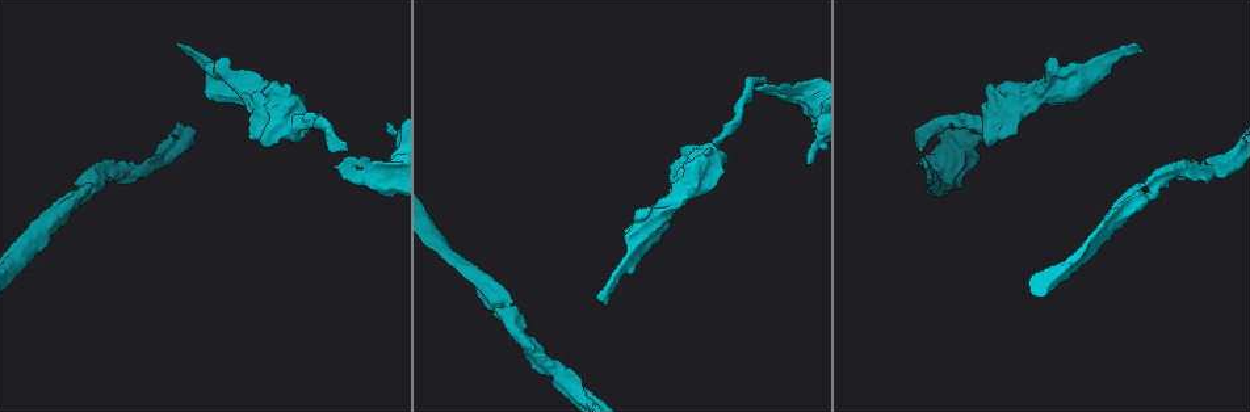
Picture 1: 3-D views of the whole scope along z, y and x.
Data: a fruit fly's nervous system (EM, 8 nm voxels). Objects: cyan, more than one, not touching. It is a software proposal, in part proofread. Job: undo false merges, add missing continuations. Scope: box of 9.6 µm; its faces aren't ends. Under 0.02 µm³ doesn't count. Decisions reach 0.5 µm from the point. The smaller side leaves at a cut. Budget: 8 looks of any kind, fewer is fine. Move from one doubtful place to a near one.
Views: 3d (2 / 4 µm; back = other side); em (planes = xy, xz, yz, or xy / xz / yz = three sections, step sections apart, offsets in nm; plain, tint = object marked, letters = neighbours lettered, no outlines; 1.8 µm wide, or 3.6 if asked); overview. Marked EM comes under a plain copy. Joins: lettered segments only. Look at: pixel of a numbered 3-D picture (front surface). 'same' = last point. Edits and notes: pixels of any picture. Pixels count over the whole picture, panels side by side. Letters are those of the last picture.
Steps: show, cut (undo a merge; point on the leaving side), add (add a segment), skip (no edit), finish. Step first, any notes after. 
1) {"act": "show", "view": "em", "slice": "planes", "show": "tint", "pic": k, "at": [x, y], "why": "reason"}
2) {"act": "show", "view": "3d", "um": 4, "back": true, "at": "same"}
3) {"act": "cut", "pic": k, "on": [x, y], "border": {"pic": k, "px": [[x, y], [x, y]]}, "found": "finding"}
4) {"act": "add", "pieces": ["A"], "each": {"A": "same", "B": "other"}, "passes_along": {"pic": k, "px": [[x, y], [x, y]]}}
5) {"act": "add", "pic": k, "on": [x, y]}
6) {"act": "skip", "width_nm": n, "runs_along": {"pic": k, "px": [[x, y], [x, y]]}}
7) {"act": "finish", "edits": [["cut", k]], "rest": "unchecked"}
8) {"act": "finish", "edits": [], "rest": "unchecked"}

{"act": "show", "view": "em", "slice": "yz", "step": 16, "show": "tint", "pic": 1, "at": [240, 88], "why": "branch point"}

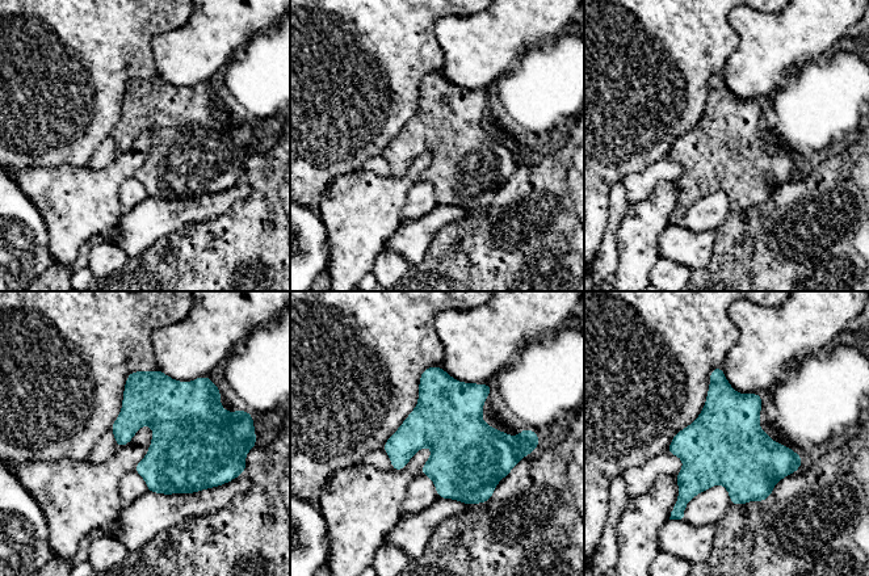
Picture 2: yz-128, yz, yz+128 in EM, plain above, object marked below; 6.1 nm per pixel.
{"act": "show", "view": "em", "slice": "xy", "step": 8, "show": "tint", "at": "same"}

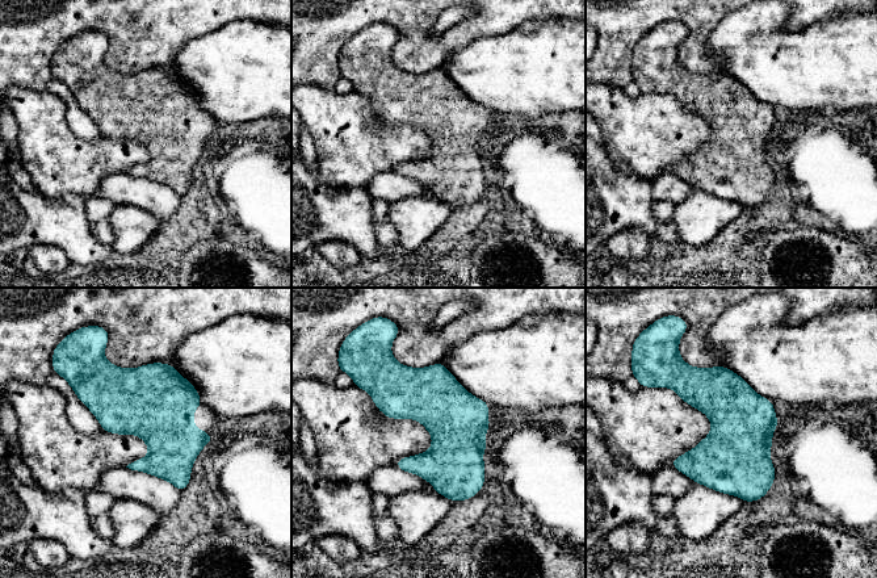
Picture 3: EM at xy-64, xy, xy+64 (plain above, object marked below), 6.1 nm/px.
{"act": "show", "view": "em", "slice": "xy", "step": 8, "show": "letters", "at": "same", "why": "see the neighbours"}

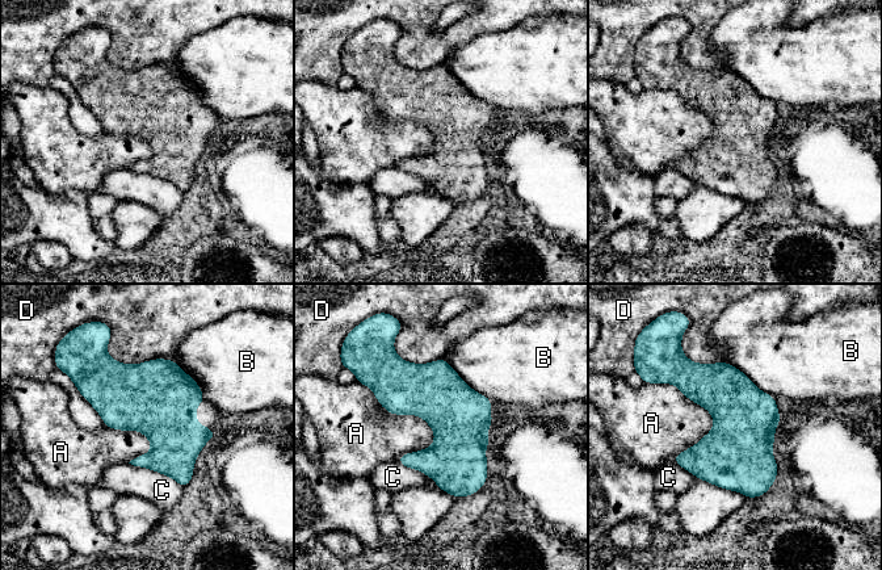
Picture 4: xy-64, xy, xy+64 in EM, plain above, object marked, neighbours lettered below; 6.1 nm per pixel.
{"act": "skip", "each": {"A": "other", "B": "other", "C": "other", "D": "other"}, "border": {"pic": 4, "px": [[362, 384], [433, 443]]}, "found": "continuous, no second cell"}

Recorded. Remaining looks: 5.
{"act": "show", "view": "em", "slice": "planes", "show": "letters", "pic": 1, "at": [768, 80], "why": "long arm stops here"}

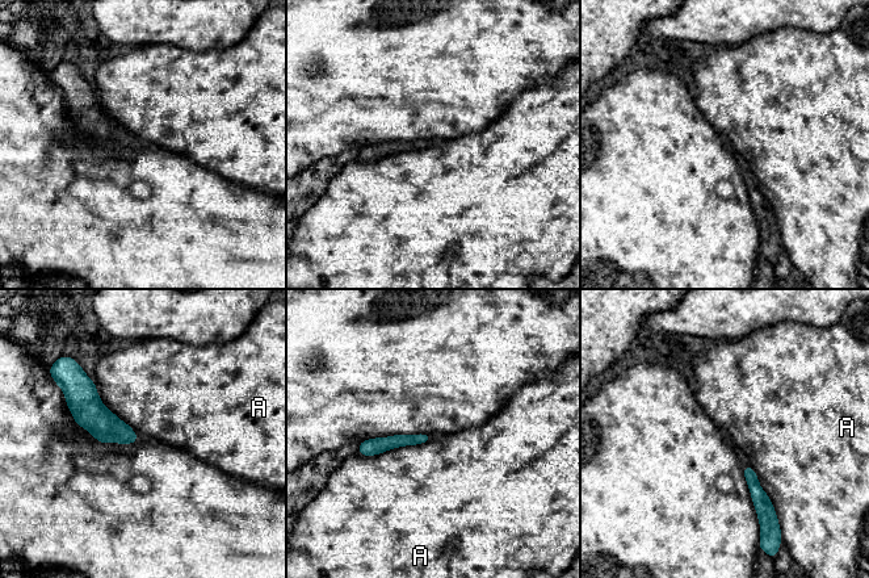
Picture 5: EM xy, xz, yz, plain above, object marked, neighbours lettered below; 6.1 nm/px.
{"act": "skip", "each": {"A": "other"}, "border": {"pic": 5, "px": [[431, 439], [376, 455], [357, 455]]}, "found": "none of them fits"}

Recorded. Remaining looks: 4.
{"act": "show", "view": "em", "slice": "xy", "step": 4, "show": "tint", "pic": 1, "at": [386, 122], "why": "an open end"}

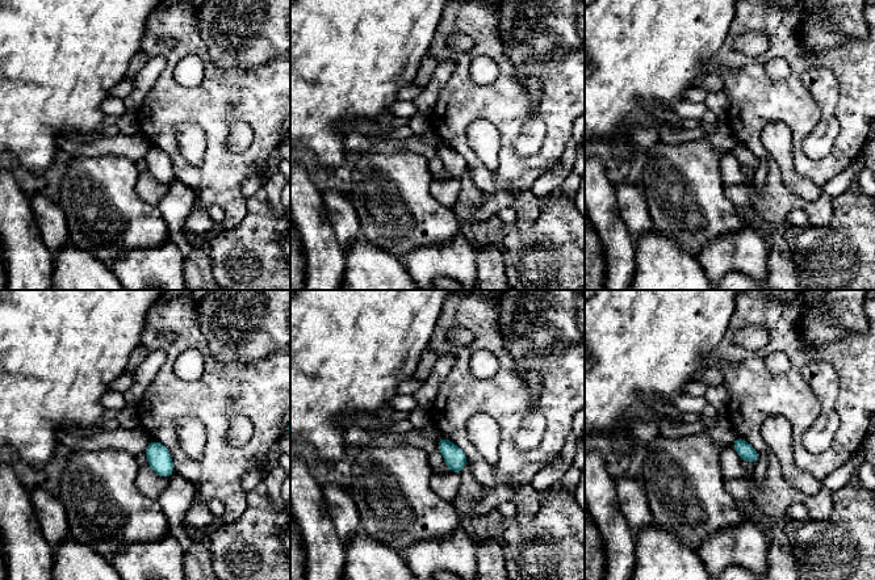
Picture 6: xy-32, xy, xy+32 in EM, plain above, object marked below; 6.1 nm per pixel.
{"act": "show", "view": "em", "slice": "planes", "show": "letters", "at": "same"}

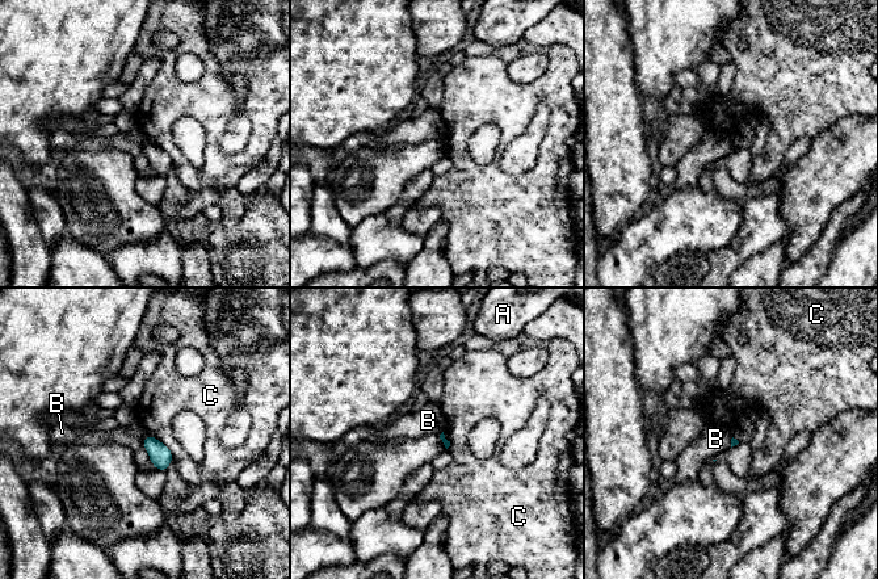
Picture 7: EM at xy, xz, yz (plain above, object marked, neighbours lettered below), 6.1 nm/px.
{"act": "skip", "each": {"A": "other", "B": "other", "C": "other"}, "border": {"pic": 7, "px": [[146, 433], [142, 447]]}, "found": "none of them fits"}

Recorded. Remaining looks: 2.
{"act": "finish", "edits": [], "rest": "unchecked"}

